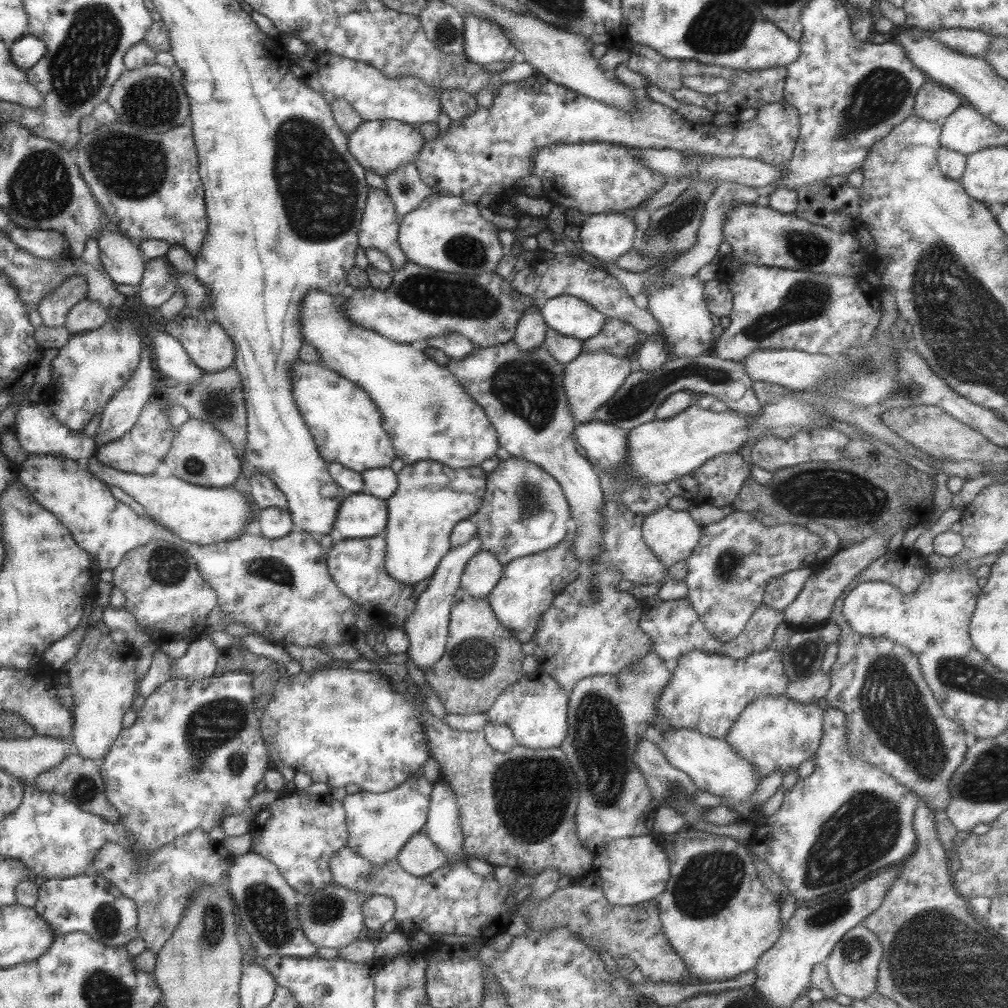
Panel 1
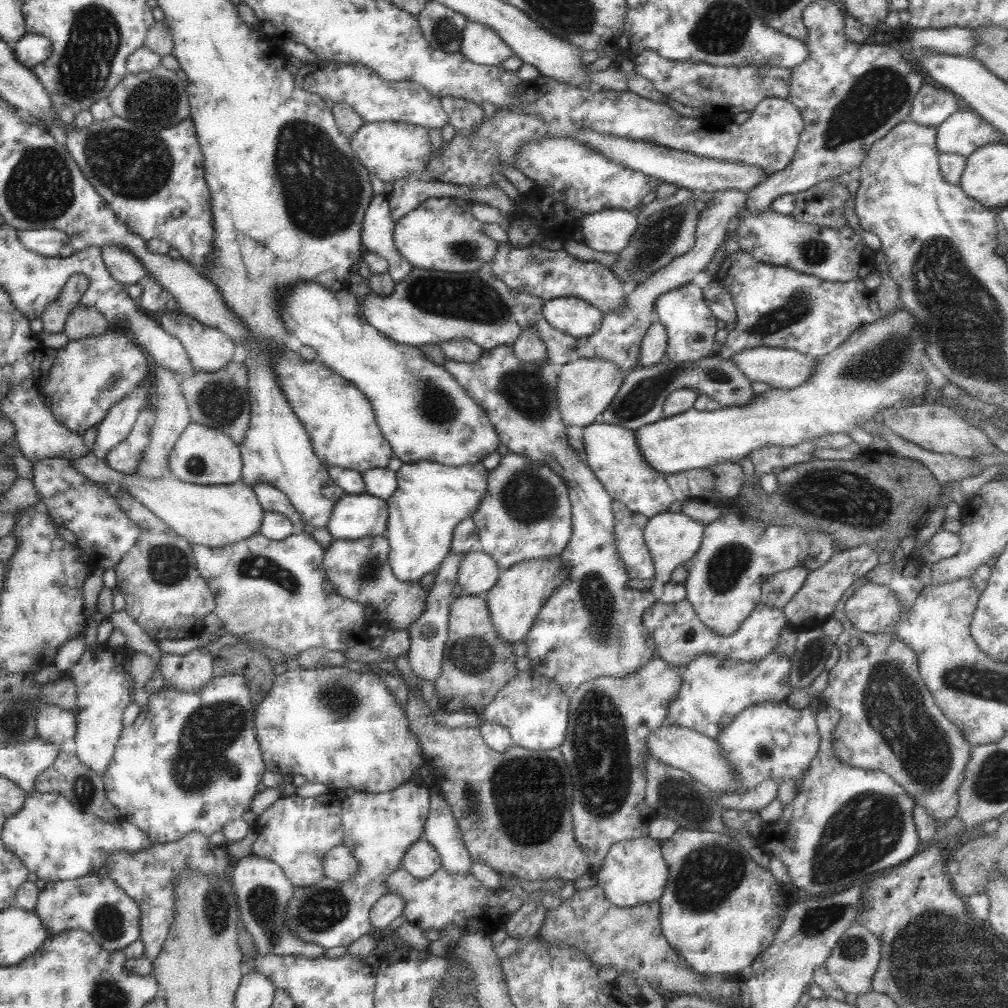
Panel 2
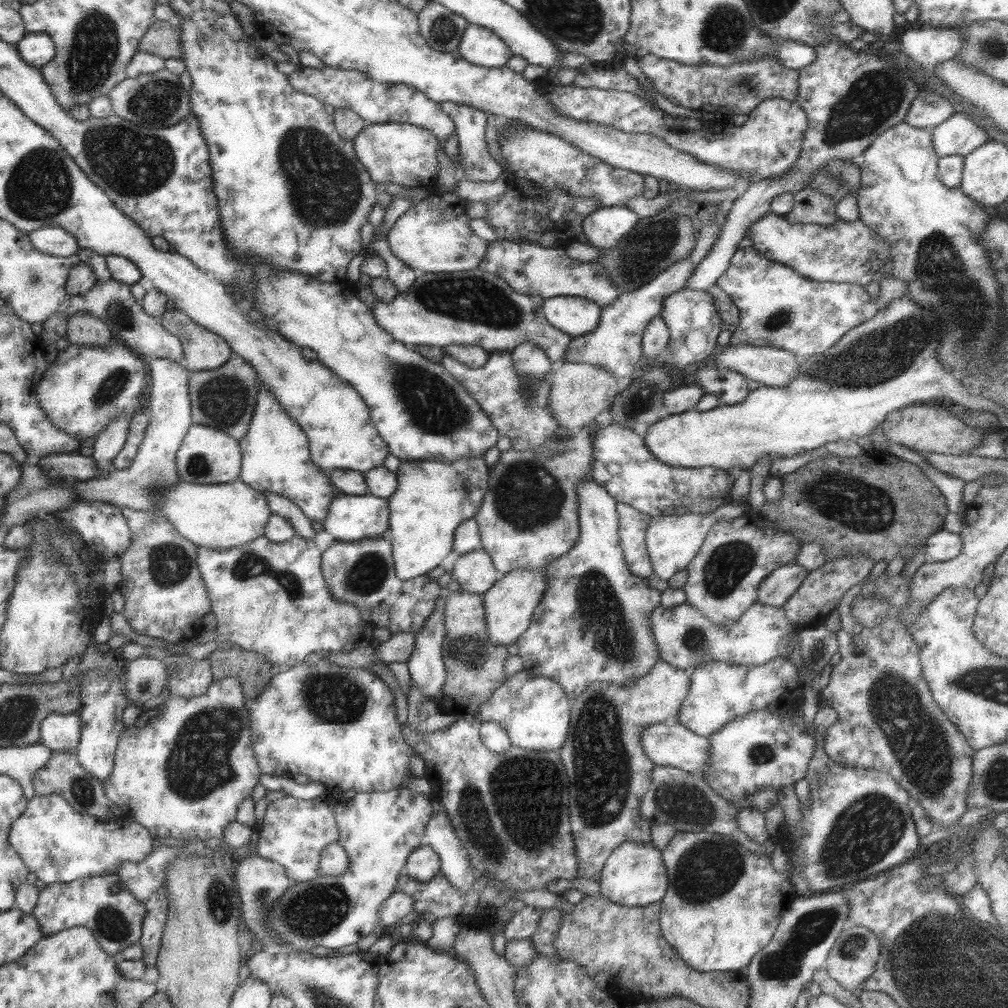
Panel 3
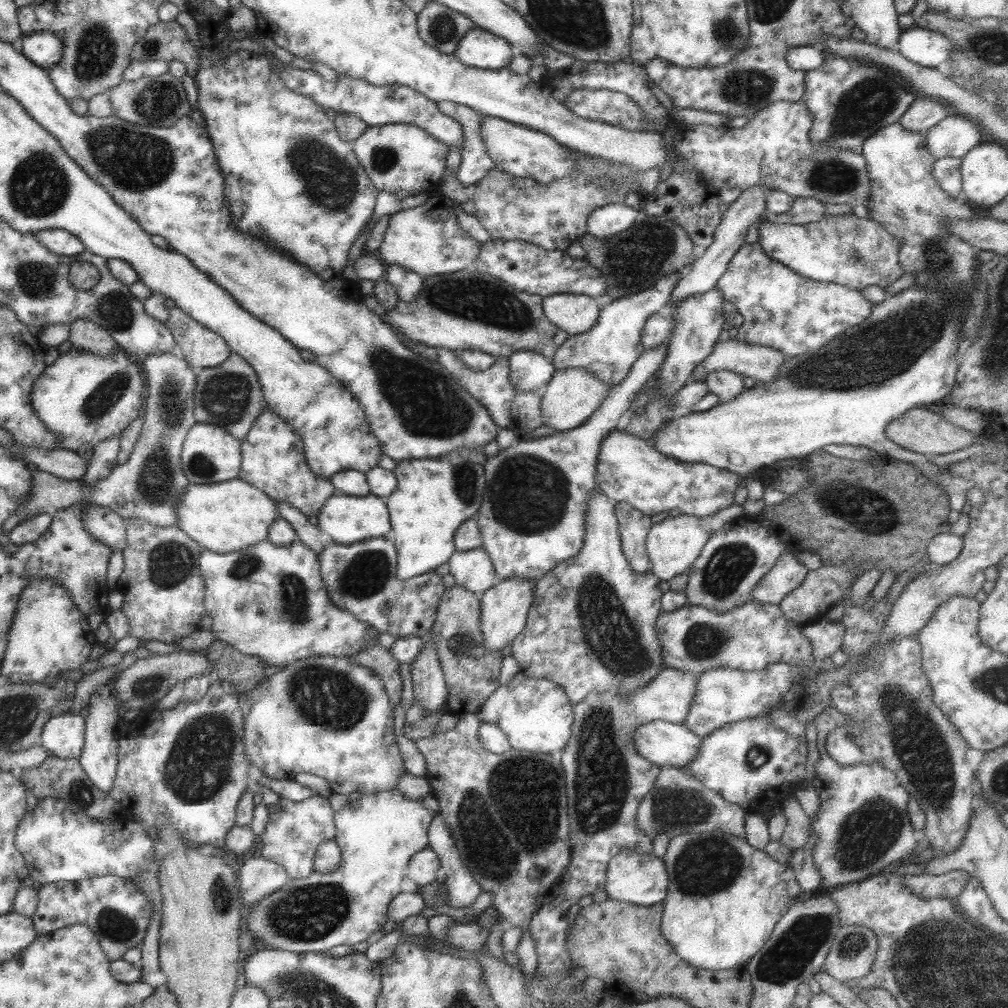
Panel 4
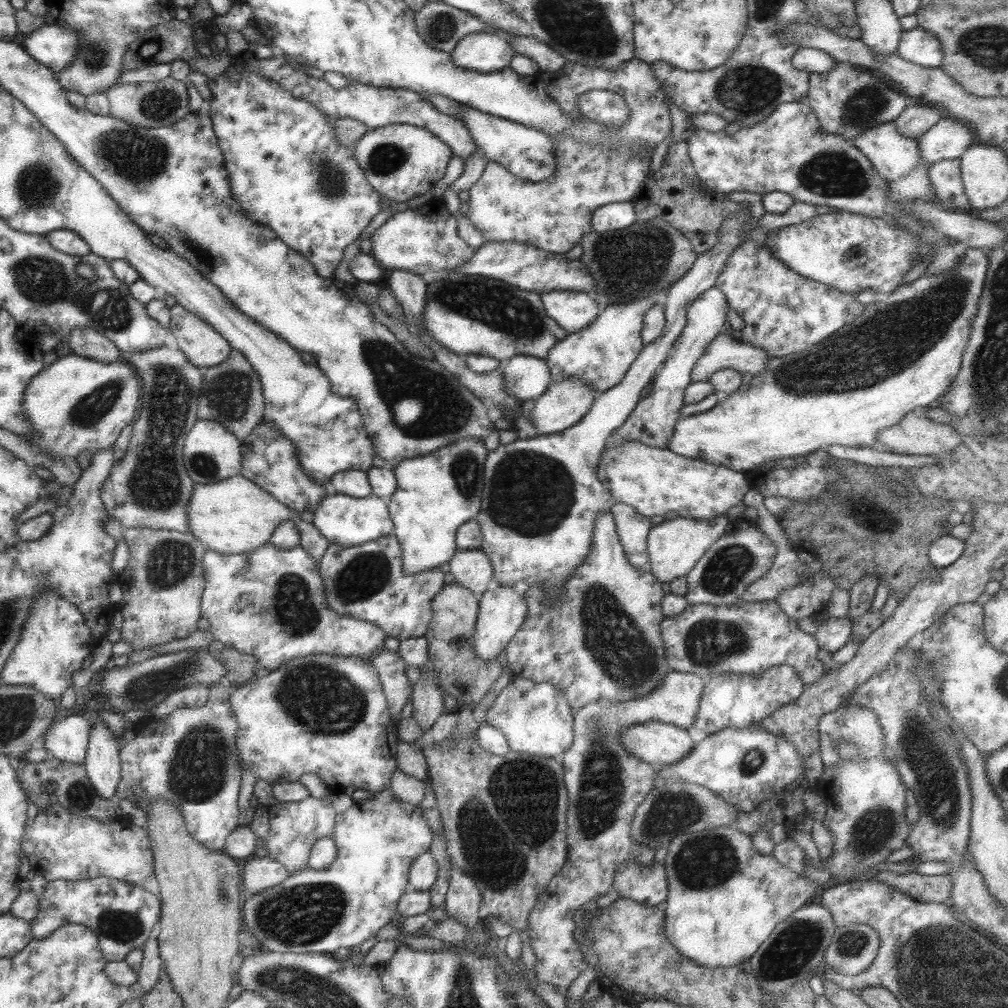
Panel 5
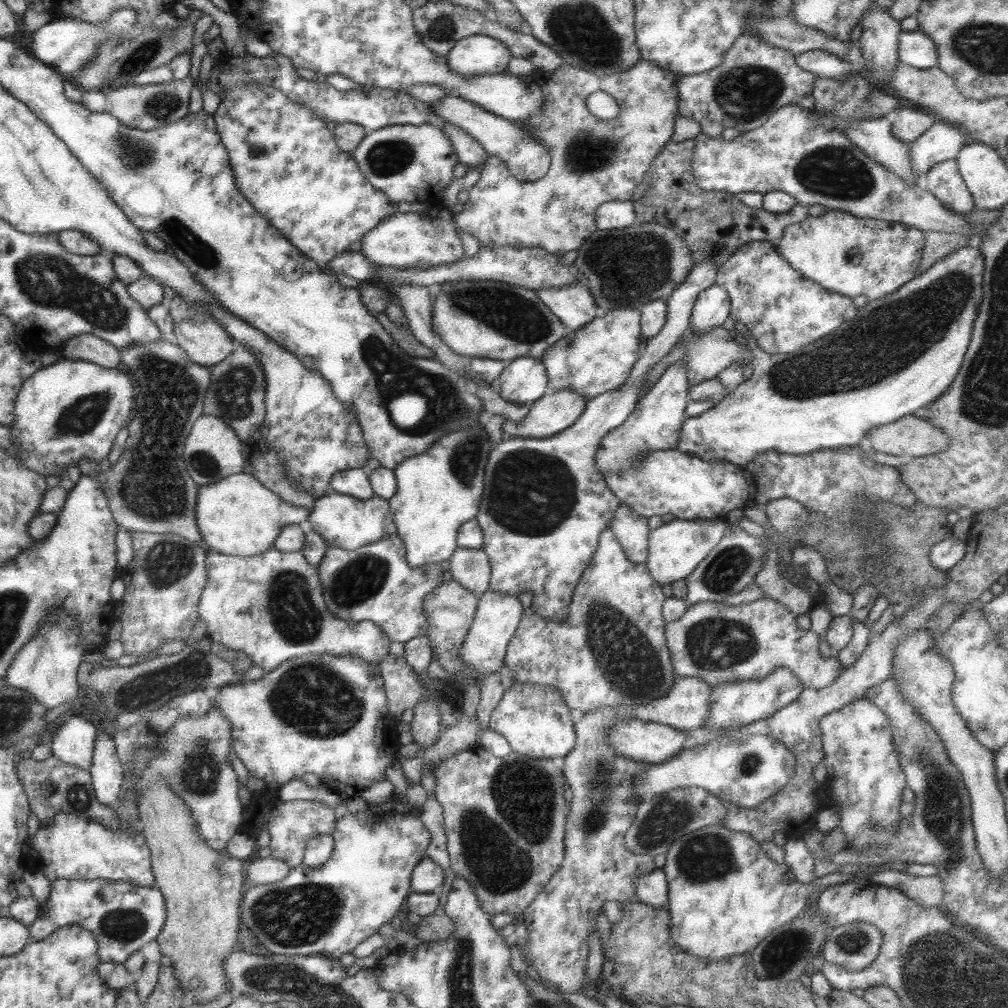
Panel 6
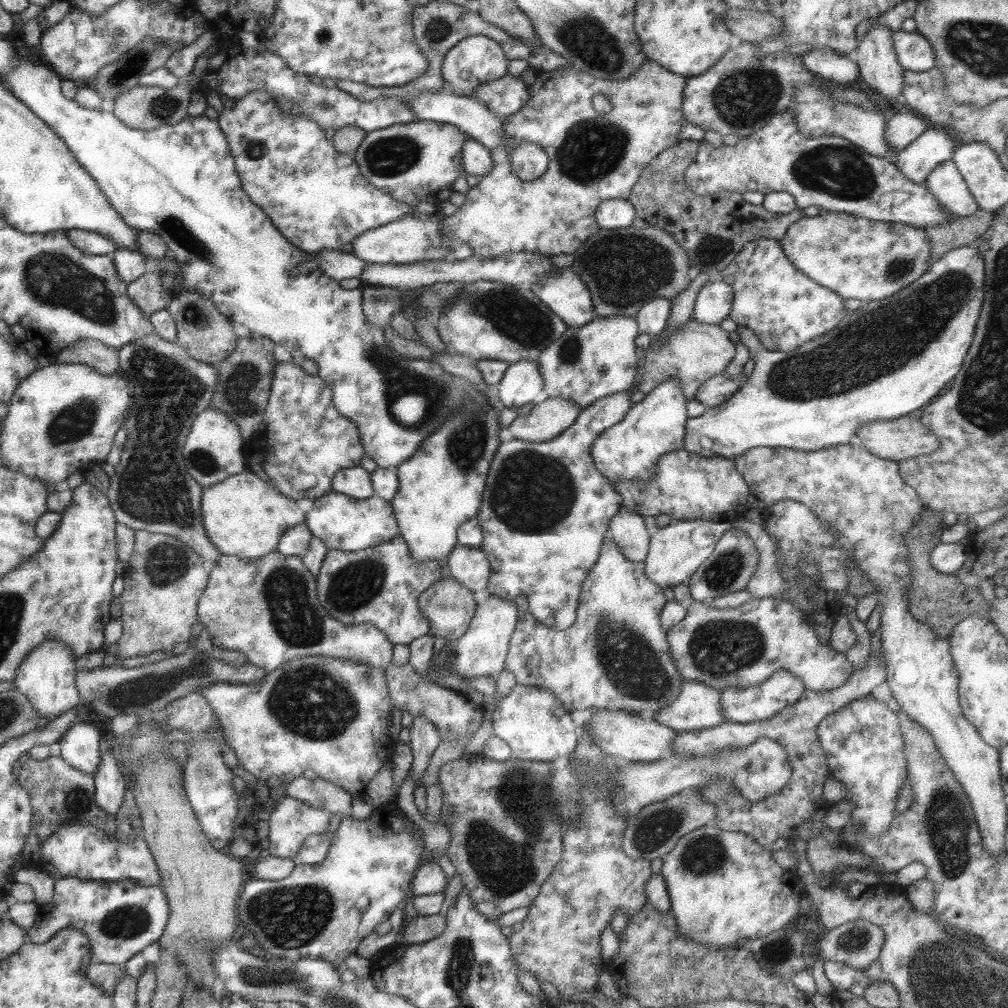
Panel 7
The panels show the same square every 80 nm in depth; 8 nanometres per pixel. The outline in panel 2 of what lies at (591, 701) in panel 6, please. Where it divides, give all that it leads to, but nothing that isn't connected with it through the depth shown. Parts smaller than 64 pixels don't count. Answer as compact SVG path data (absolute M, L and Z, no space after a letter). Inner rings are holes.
M501 346L482 351L475 362L455 362L445 360L442 367L455 379L487 415L493 425L499 442L509 453L526 456L535 462L548 464L563 480L569 497L572 533L569 542L561 552L559 560L566 564L566 579L555 586L548 599L534 616L535 620L522 638L525 644L525 658L529 659L530 669L547 677L565 694L575 691L579 685L603 676L619 678L629 676L639 670L649 659L655 657L651 635L642 625L642 614L657 600L647 590L628 587L628 576L624 564L615 550L612 513L612 498L603 489L591 469L567 444L566 427L556 407L555 383L558 368L546 360L520 364L510 346Z

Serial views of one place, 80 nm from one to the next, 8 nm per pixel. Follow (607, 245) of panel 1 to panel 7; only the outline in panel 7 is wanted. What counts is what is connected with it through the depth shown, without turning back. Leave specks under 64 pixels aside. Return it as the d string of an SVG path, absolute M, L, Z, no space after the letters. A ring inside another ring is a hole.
M626 199L602 200L596 207L594 222L598 228L627 228L634 218L633 206Z

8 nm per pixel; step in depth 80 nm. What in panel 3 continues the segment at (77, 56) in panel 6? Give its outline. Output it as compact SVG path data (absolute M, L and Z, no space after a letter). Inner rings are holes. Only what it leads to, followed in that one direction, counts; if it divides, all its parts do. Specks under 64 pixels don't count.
M27 32L24 37L16 43L15 48L27 64L36 69L47 64L55 54L55 47L52 40L44 34Z

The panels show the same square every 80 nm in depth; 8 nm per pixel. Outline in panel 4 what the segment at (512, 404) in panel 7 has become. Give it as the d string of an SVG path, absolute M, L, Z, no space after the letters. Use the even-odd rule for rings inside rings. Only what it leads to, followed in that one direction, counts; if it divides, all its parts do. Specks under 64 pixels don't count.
M517 351L509 355L506 359L510 383L513 384L519 392L534 390L541 395L544 393L547 381L551 378L551 375L555 371L549 359L539 355L538 353L530 351Z

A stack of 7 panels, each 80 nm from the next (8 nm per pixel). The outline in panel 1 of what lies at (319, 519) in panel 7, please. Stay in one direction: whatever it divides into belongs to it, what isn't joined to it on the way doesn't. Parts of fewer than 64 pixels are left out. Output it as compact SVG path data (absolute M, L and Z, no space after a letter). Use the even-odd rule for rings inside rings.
M363 492L351 493L337 507L330 532L332 542L383 534L386 512L386 501Z

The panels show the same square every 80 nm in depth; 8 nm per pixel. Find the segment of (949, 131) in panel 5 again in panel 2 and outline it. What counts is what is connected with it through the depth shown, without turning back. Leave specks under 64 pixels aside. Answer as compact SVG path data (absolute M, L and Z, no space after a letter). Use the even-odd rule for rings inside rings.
M960 106L934 129L934 143L938 154L966 157L977 148L997 143L999 138L1004 138L988 122L964 106Z

